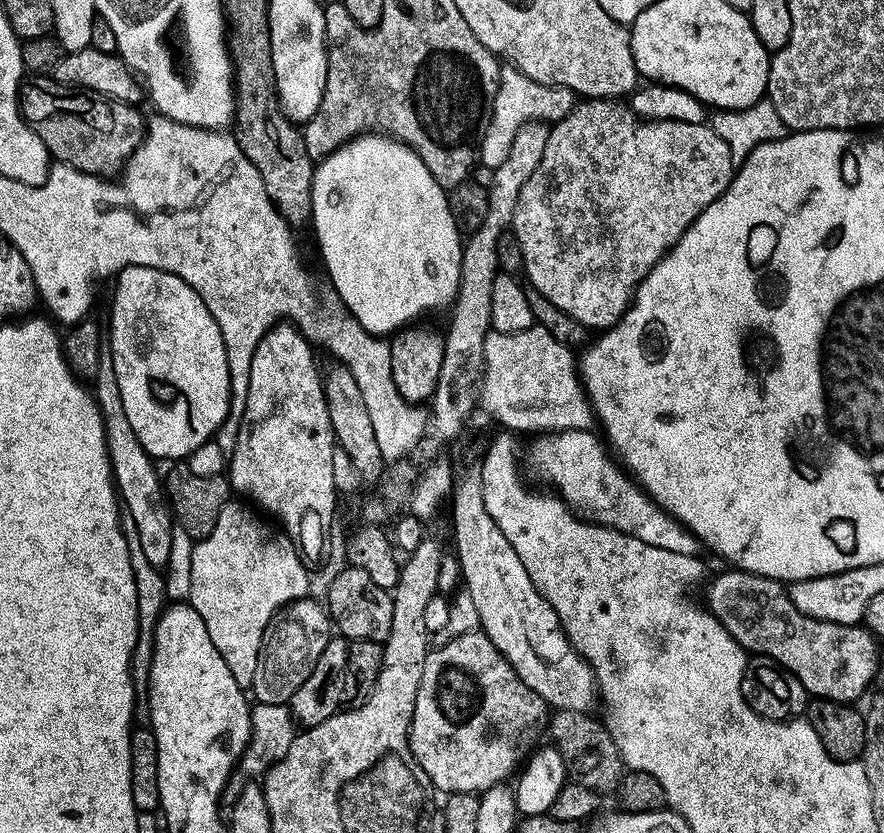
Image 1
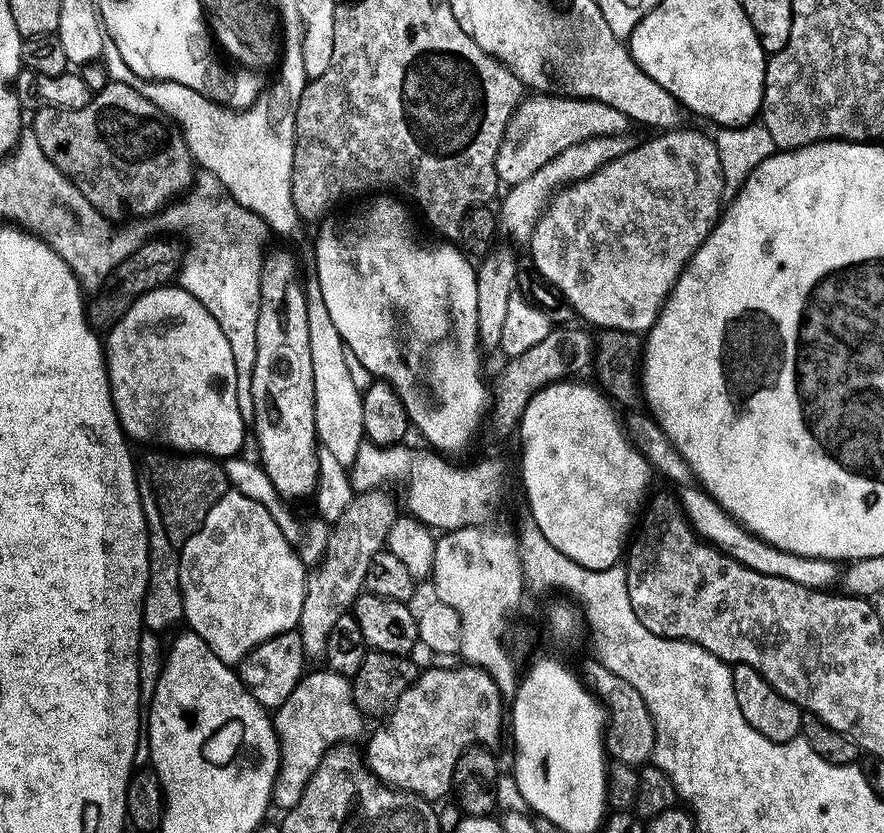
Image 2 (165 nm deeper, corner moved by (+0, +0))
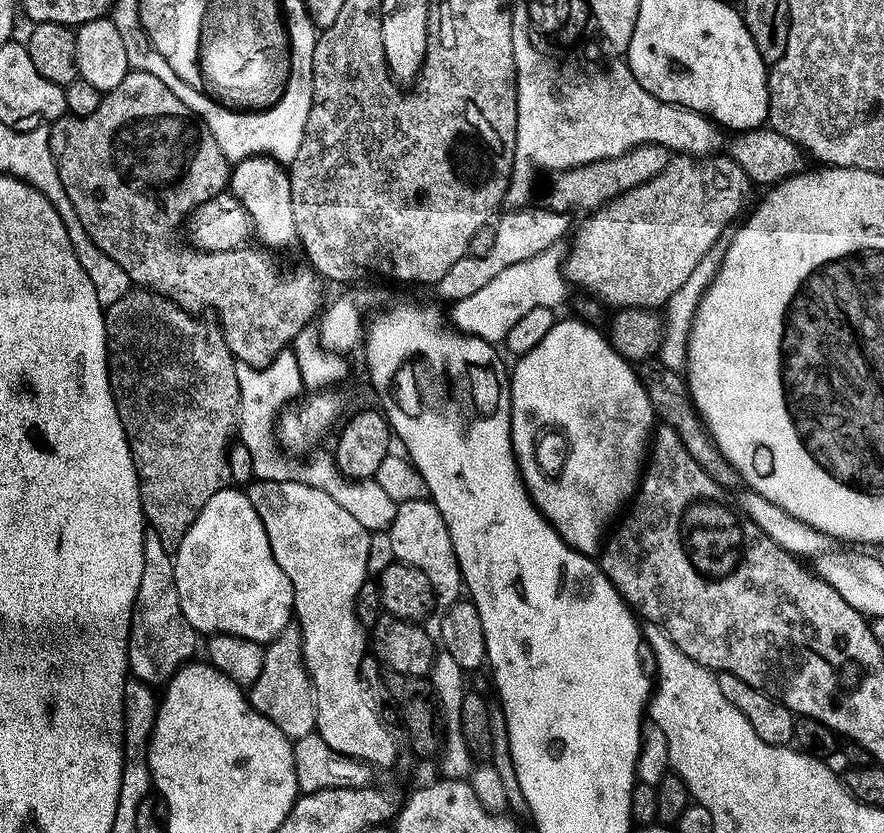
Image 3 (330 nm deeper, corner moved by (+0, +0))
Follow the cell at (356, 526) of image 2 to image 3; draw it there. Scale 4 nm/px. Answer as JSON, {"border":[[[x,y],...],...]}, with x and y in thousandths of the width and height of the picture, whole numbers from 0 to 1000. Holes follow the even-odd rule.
{"border":[[[322,754],[321,759],[300,777],[296,809],[278,831],[281,843],[292,857],[305,862],[319,881],[334,891],[343,884],[354,882],[357,873],[357,842],[353,830],[353,815],[344,803],[344,782],[339,774],[339,755]]]}

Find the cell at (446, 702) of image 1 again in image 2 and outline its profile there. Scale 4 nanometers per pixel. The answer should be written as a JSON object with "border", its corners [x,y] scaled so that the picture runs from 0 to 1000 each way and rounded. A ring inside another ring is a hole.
{"border":[[[521,800],[523,802],[489,802],[476,806],[475,813],[467,819],[459,828],[459,833],[455,833],[455,838],[450,838],[448,844],[448,854],[438,861],[437,867],[421,884],[421,890],[416,893],[416,903],[414,898],[414,917],[422,932],[426,935],[438,939],[442,945],[458,951],[469,951],[472,956],[480,957],[485,963],[493,963],[497,956],[508,954],[509,947],[512,945],[511,930],[516,927],[516,916],[527,899],[535,896],[557,896],[560,888],[566,884],[566,873],[572,869],[572,840],[566,834],[564,826],[559,819],[559,814],[544,802],[533,800]]]}

